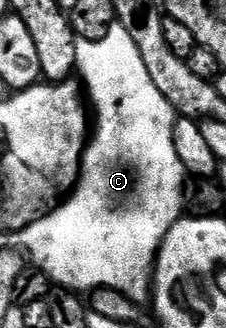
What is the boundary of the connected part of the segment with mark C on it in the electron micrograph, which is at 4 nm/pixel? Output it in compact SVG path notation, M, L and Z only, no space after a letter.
M120 24L112 26L107 36L99 40L78 41L76 73L79 78L81 74L80 81L87 91L95 125L81 158L76 187L69 196L73 198L66 197L44 218L24 226L16 235L16 245L24 251L28 261L58 287L77 292L92 292L101 287L126 292L148 291L153 285L153 271L161 242L183 217L184 210L181 209L187 206L187 175L175 153L173 139L175 111L163 92L155 88L155 80L151 80L147 64L143 64L143 56L139 56L139 48L135 46L131 32Z

